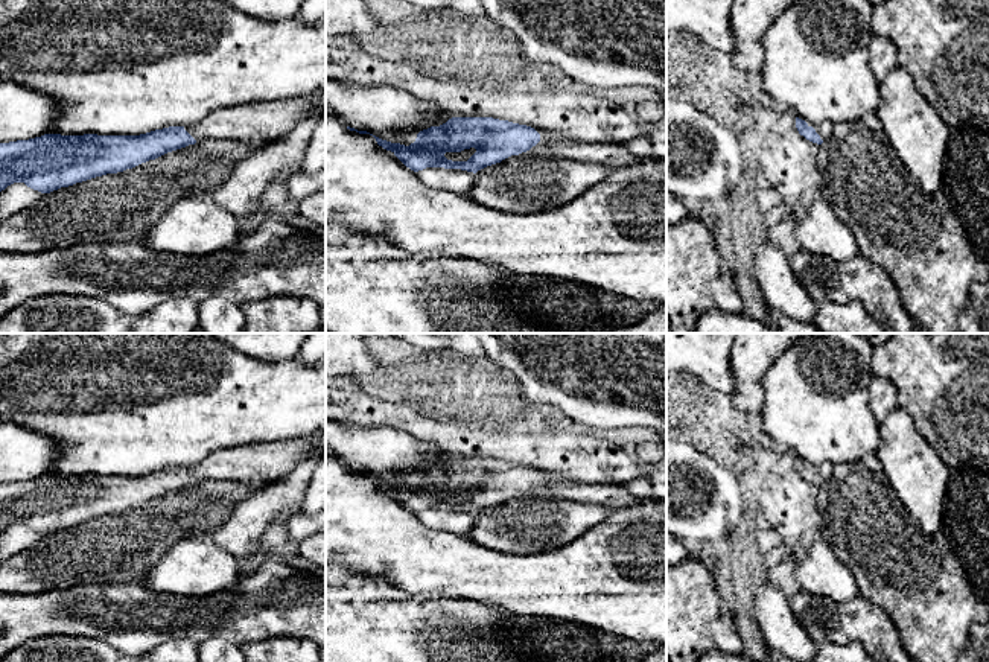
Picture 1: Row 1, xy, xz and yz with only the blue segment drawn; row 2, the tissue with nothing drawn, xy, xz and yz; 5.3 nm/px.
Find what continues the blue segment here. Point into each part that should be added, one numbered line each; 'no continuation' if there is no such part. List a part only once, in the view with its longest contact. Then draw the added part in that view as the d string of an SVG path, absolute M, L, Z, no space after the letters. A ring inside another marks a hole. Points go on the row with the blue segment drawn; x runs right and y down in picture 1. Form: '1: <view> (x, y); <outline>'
1: xz (615, 155); M540 132L540 142L519 155L558 155L613 170L653 160L633 155L624 143L584 143L548 132Z

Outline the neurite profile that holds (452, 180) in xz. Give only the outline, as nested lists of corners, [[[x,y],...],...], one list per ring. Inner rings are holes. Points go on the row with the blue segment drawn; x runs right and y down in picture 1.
[[[426,167],[415,172],[415,177],[425,186],[467,195],[473,187],[476,173],[461,169]]]

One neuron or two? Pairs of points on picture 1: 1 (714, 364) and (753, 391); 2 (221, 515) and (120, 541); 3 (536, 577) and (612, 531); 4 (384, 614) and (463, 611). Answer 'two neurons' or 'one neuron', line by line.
1: two neurons
2: one neuron
3: one neuron
4: one neuron

